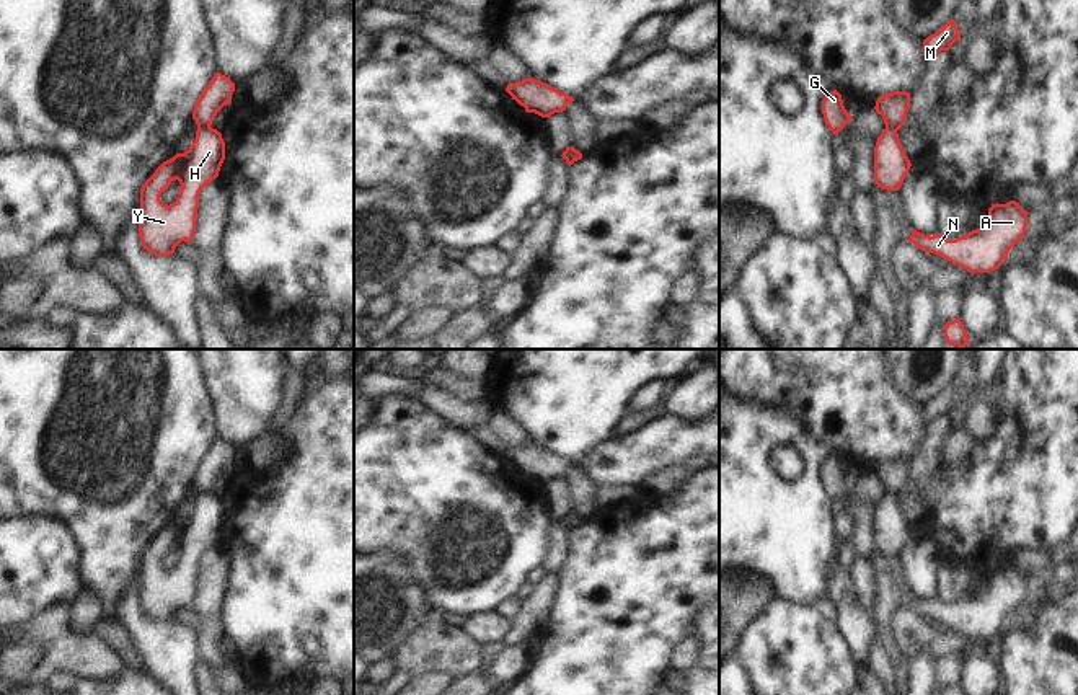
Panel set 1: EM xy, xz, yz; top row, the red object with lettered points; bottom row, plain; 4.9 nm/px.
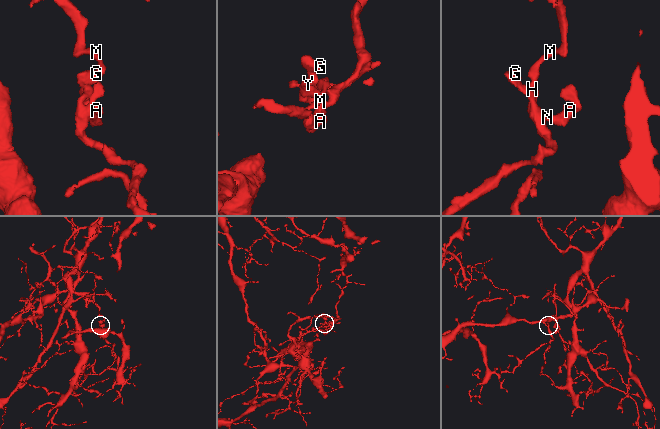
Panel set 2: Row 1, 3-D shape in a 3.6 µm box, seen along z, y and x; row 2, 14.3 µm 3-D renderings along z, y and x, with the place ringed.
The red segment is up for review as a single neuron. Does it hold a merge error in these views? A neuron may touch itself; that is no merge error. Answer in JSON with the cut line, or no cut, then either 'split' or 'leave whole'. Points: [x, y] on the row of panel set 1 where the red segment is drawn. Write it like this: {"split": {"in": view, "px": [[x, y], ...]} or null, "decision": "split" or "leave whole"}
{"split": {"in": "xy", "px": [[209, 126], [198, 129]]}, "decision": "split"}

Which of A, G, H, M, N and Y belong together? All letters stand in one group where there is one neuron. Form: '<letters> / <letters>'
A G H N Y / M

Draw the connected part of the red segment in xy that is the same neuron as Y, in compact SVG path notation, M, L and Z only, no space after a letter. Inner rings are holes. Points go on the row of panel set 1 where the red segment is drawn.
M209 127L197 129L196 140L184 153L176 153L155 170L140 189L139 235L144 250L155 256L170 256L181 241L191 243L197 222L199 193L219 176L223 160L225 142L222 134ZM175 179L181 184L179 196L166 206L160 196Z

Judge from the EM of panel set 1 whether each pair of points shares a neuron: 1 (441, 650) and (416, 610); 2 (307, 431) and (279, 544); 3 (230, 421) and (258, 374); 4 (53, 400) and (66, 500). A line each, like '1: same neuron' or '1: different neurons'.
1: different neurons
2: same neuron
3: same neuron
4: same neuron

